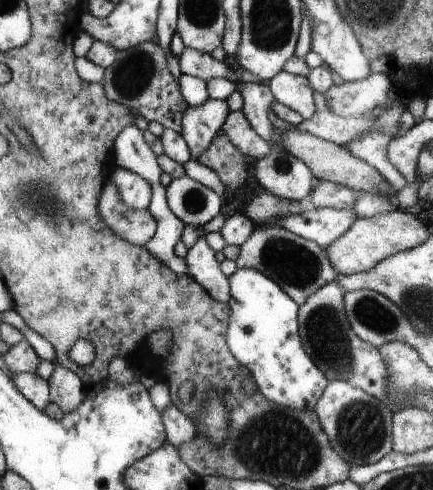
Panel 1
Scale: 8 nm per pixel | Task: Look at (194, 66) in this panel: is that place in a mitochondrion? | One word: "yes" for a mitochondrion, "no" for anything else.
no

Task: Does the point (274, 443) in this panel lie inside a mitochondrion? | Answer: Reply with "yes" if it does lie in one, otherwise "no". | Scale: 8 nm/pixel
yes

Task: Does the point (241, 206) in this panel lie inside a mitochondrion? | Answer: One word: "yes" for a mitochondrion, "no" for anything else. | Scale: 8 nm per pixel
no

